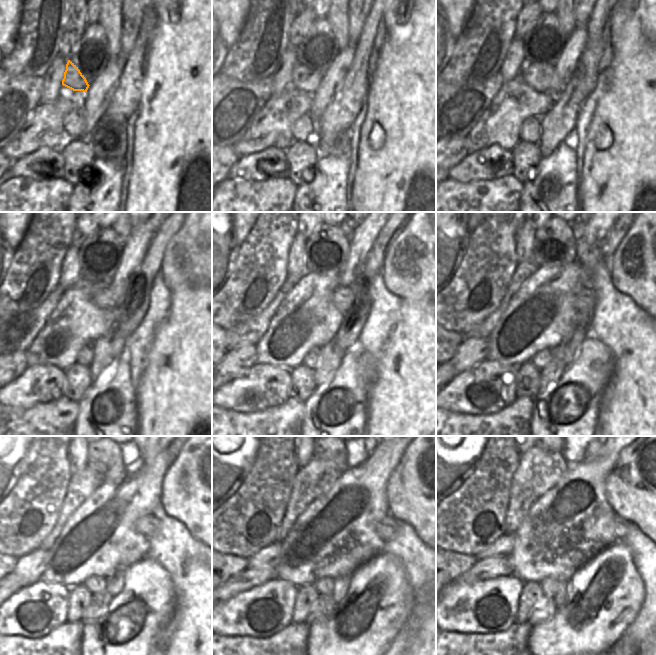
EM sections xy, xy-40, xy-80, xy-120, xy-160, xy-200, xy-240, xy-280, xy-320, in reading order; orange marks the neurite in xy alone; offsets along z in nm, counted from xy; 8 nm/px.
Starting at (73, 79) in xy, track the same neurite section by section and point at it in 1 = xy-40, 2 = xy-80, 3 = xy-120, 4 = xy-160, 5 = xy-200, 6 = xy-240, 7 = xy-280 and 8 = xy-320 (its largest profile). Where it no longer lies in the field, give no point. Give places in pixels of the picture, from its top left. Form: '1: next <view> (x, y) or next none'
1: next xy-40 (303, 78)
2: next xy-80 (539, 77)
3: next xy-120 (102, 298)
4: next xy-160 (343, 298)
5: next xy-200 (585, 300)
6: next xy-240 (149, 525)
7: next xy-280 (387, 528)
8: next xy-320 (621, 527)

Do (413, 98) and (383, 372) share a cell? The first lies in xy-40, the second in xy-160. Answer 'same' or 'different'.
same

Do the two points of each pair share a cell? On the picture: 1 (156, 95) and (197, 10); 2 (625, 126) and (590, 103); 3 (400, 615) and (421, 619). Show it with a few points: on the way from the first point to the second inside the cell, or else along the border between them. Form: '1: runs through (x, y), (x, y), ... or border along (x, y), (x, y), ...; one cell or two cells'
1: runs through (177, 74), (197, 54), (197, 31); one cell
2: border along (607, 86), (598, 100), (594, 115), (587, 128); two cells
3: border along (414, 594), (412, 613), (407, 620); two cells

